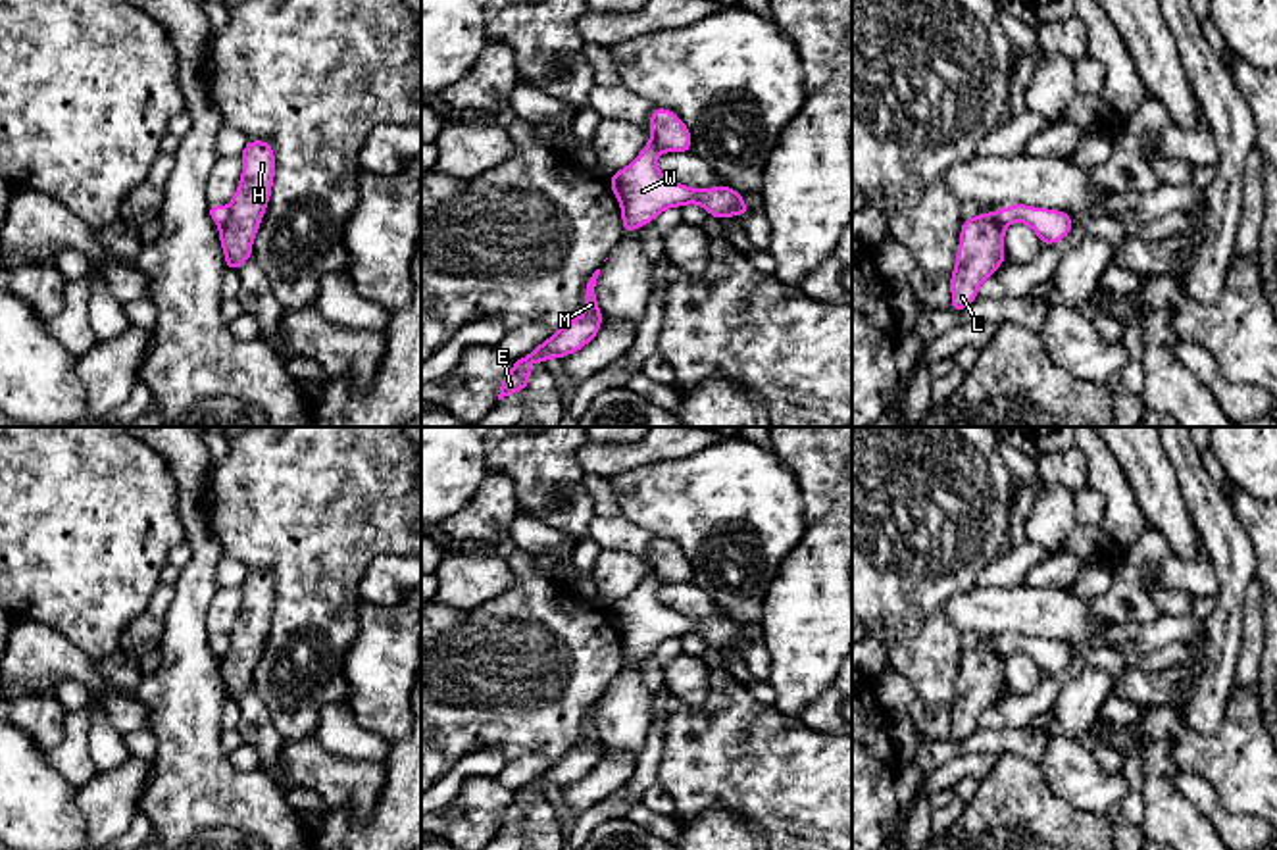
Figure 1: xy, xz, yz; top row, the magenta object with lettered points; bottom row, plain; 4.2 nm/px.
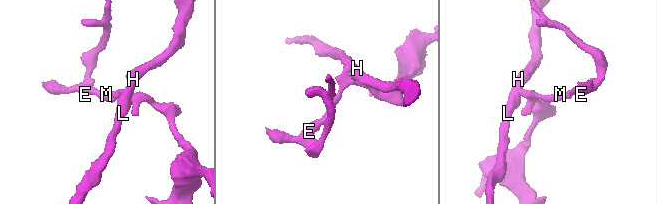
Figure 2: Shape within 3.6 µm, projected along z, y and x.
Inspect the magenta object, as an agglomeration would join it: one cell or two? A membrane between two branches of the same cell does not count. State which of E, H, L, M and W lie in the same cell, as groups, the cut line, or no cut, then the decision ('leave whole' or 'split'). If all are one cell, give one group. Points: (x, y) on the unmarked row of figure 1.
groups E M W / H L; cut xy (229, 647), (220, 658); split

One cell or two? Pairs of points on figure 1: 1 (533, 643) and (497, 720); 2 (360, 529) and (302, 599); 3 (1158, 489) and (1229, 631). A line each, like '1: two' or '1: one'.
1: one
2: one
3: two

